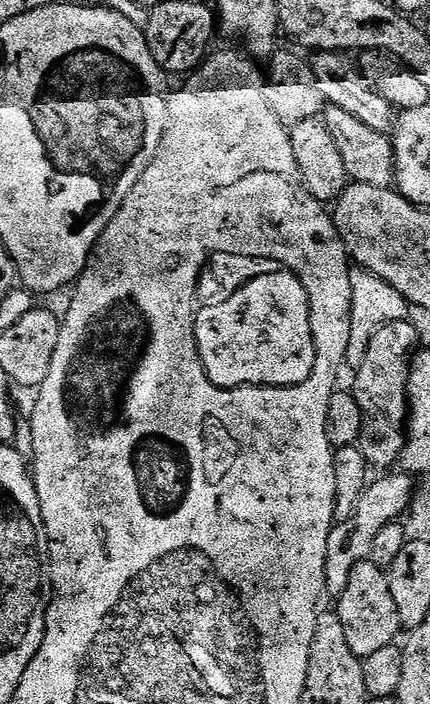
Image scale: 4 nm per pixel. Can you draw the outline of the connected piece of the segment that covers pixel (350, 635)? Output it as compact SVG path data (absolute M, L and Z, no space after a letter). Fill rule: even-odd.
M372 560L363 561L355 565L347 577L346 594L340 598L338 614L339 623L344 629L345 644L358 658L373 656L379 650L391 647L399 634L404 621L398 612L397 602L394 600L391 577Z

